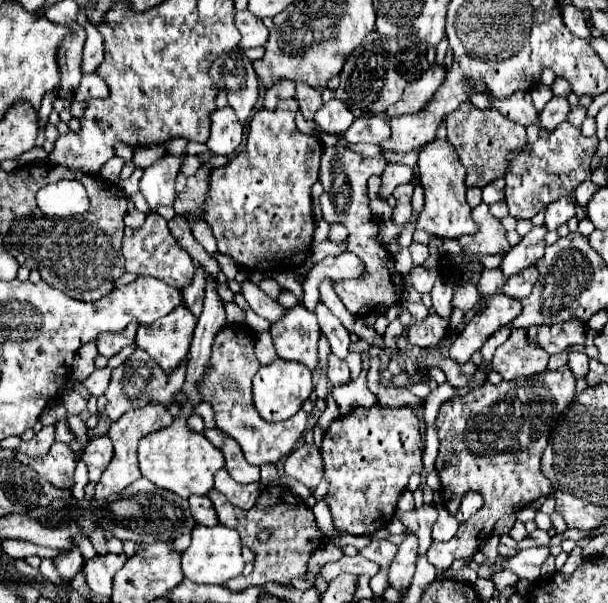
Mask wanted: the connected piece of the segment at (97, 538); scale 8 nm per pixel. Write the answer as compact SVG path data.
M94 525L94 531L92 531L92 537L90 537L96 553L106 553L106 539L104 539L104 529L100 529L100 525Z

